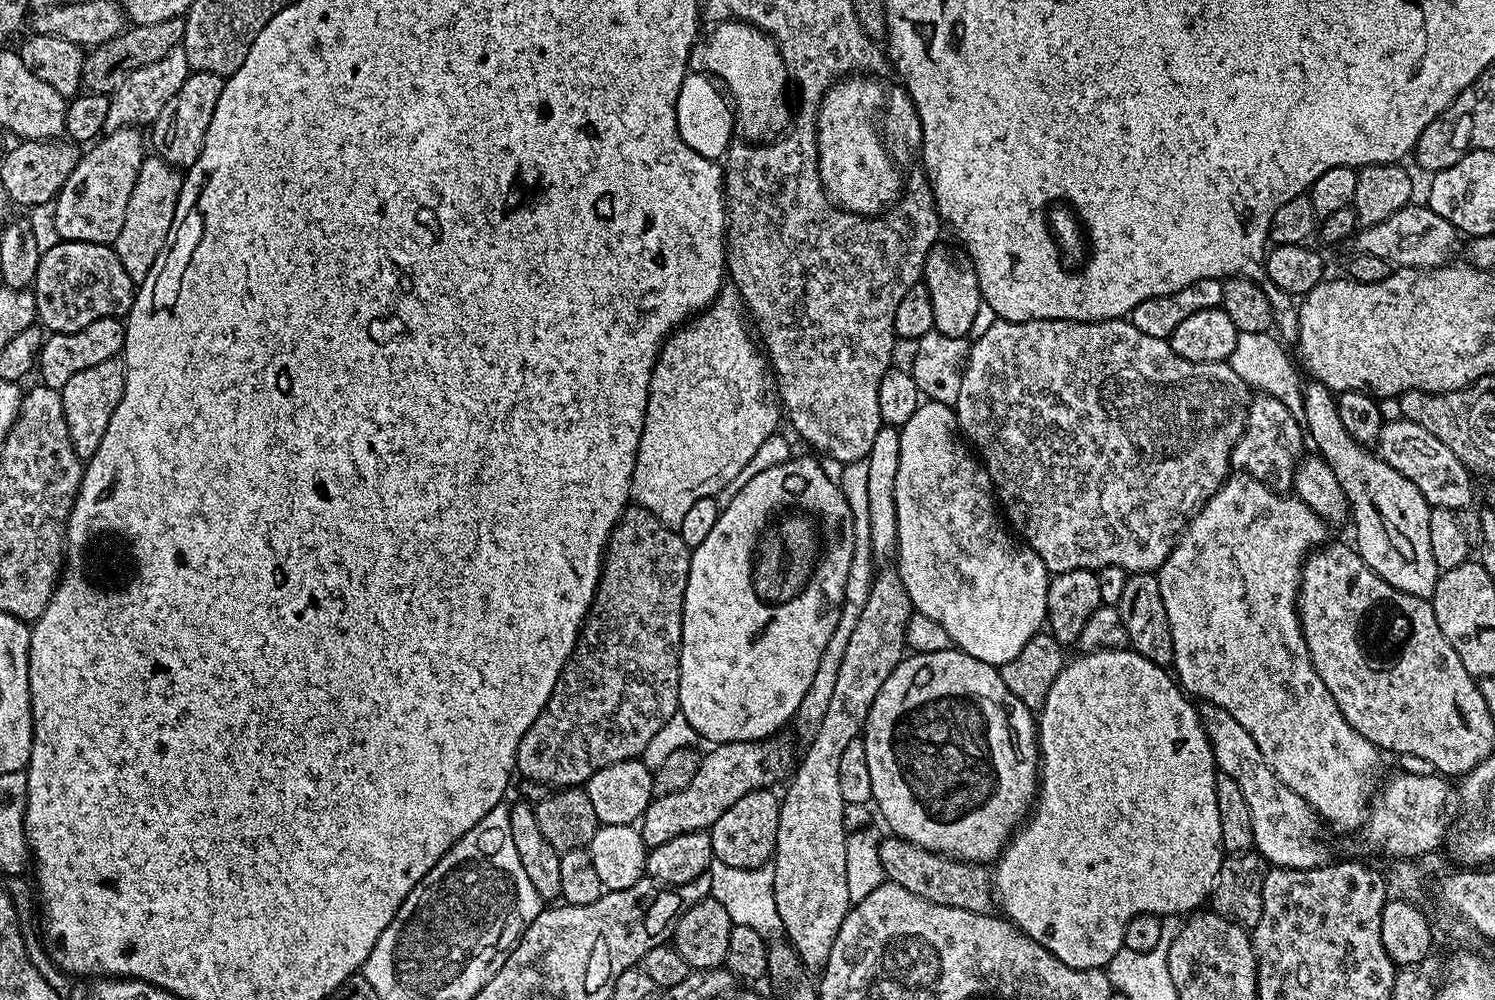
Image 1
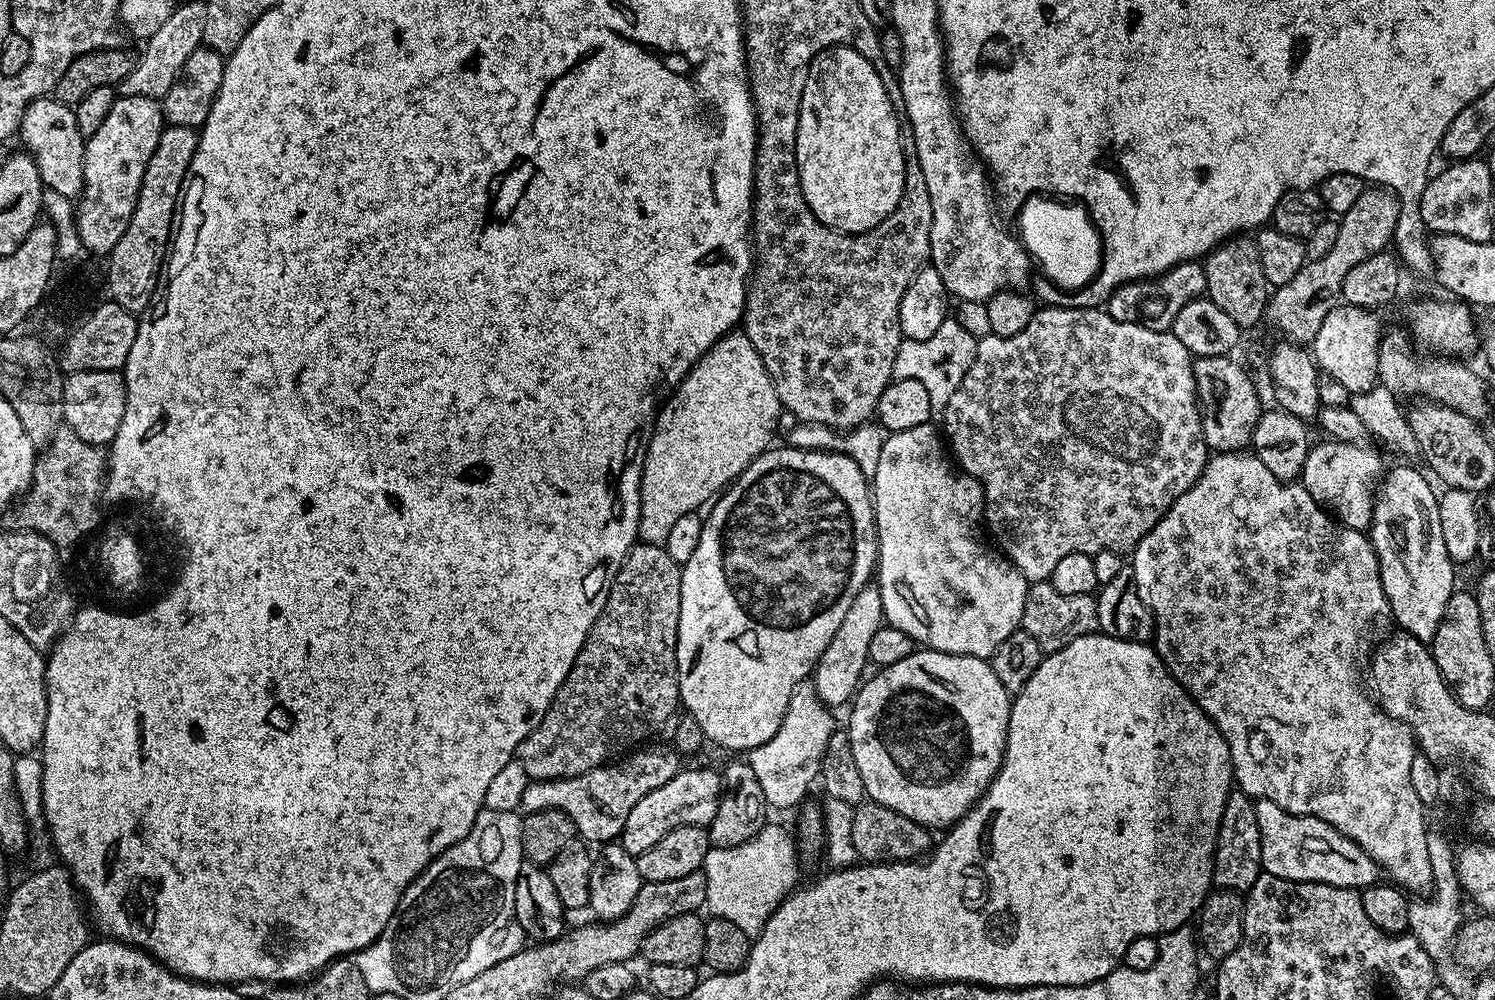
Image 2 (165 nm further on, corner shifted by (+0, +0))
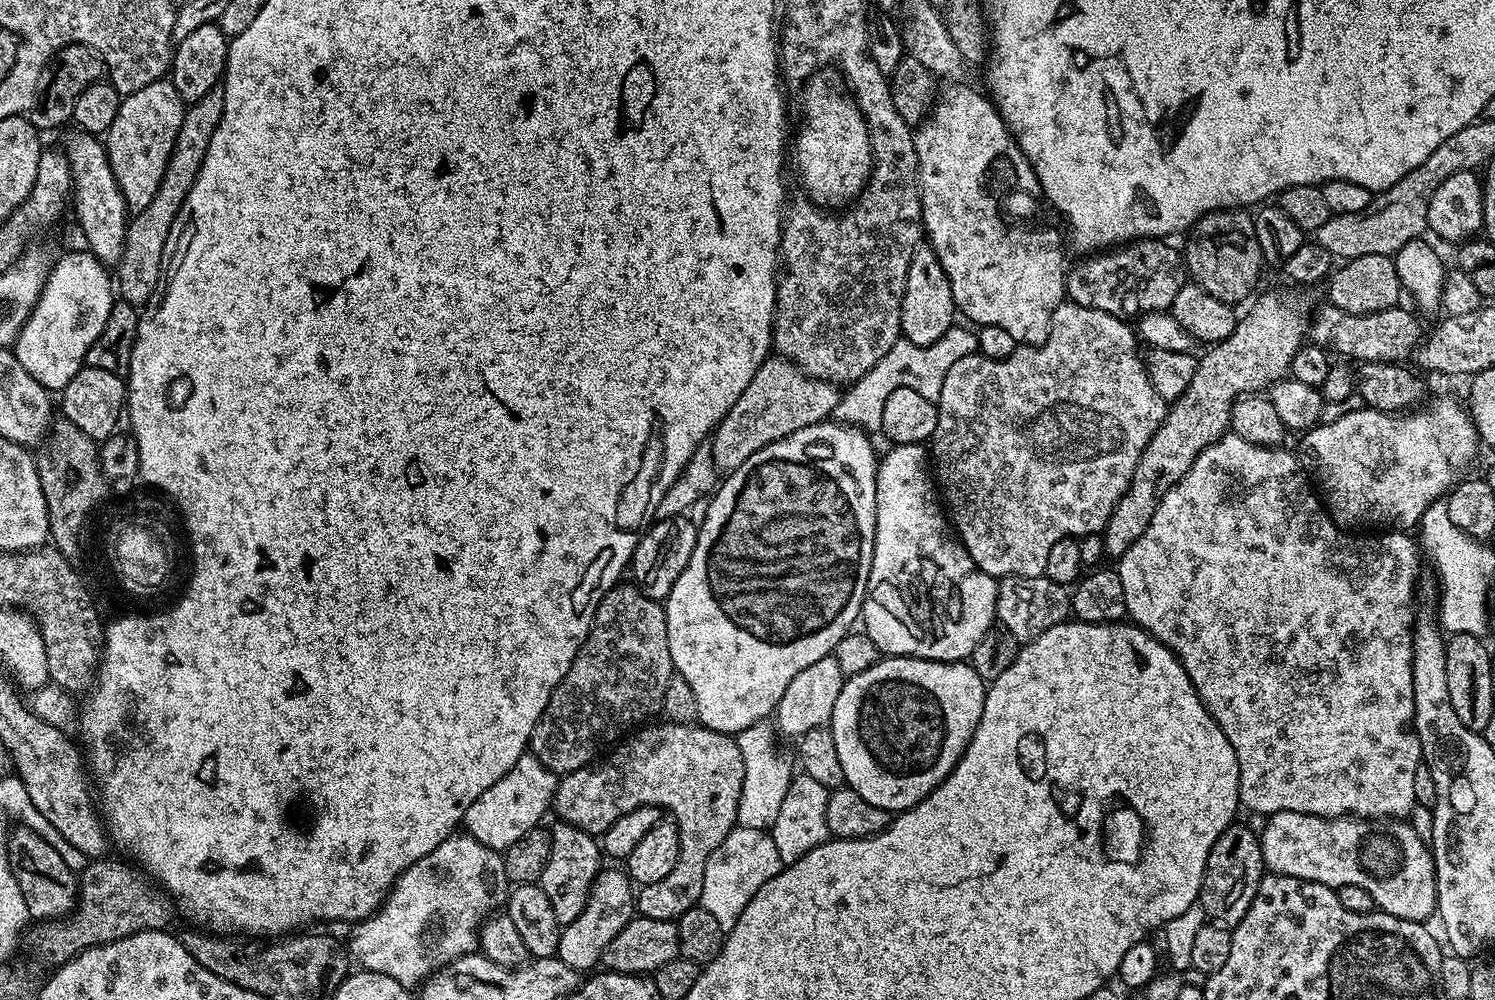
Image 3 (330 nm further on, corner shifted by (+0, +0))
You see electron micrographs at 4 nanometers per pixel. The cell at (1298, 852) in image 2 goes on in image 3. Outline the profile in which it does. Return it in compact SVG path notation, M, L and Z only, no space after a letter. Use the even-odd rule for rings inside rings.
M1274 812L1267 817L1268 820L1264 824L1264 832L1259 833L1260 849L1264 855L1264 863L1273 873L1281 876L1292 876L1295 880L1307 882L1310 884L1324 884L1327 888L1341 888L1342 886L1362 886L1362 890L1366 890L1370 894L1373 905L1379 911L1390 914L1394 918L1402 918L1403 920L1419 920L1428 922L1433 919L1436 912L1436 871L1432 865L1432 853L1429 845L1422 839L1418 838L1418 834L1412 829L1410 823L1404 820L1369 820L1367 818L1349 818L1347 816L1307 816L1301 812Z

